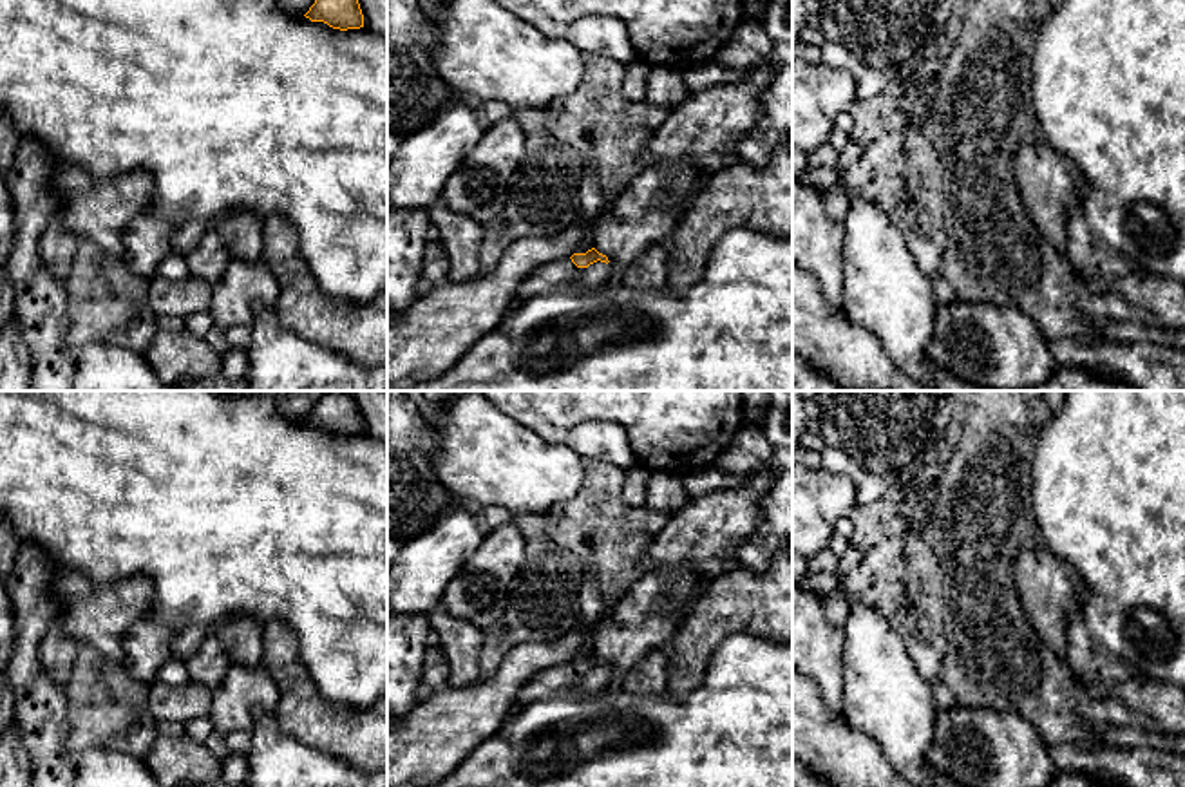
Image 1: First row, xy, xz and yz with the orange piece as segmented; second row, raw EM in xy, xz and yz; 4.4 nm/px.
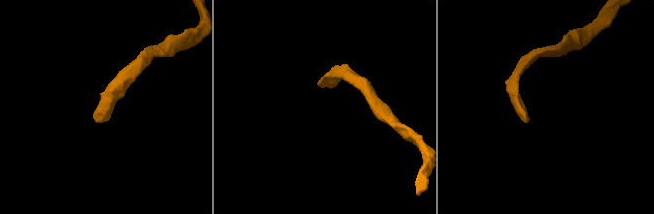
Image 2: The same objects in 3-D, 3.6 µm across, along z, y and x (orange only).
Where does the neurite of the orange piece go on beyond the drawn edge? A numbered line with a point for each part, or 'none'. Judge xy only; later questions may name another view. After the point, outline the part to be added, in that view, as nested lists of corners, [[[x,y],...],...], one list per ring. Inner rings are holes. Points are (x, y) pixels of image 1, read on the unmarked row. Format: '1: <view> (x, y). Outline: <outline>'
none

